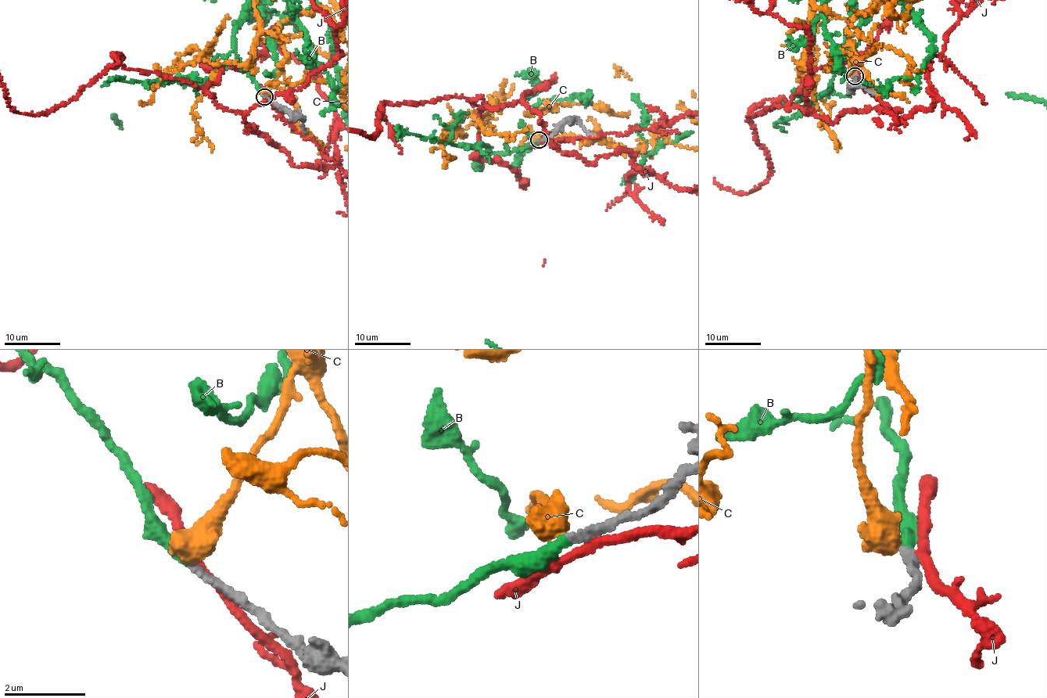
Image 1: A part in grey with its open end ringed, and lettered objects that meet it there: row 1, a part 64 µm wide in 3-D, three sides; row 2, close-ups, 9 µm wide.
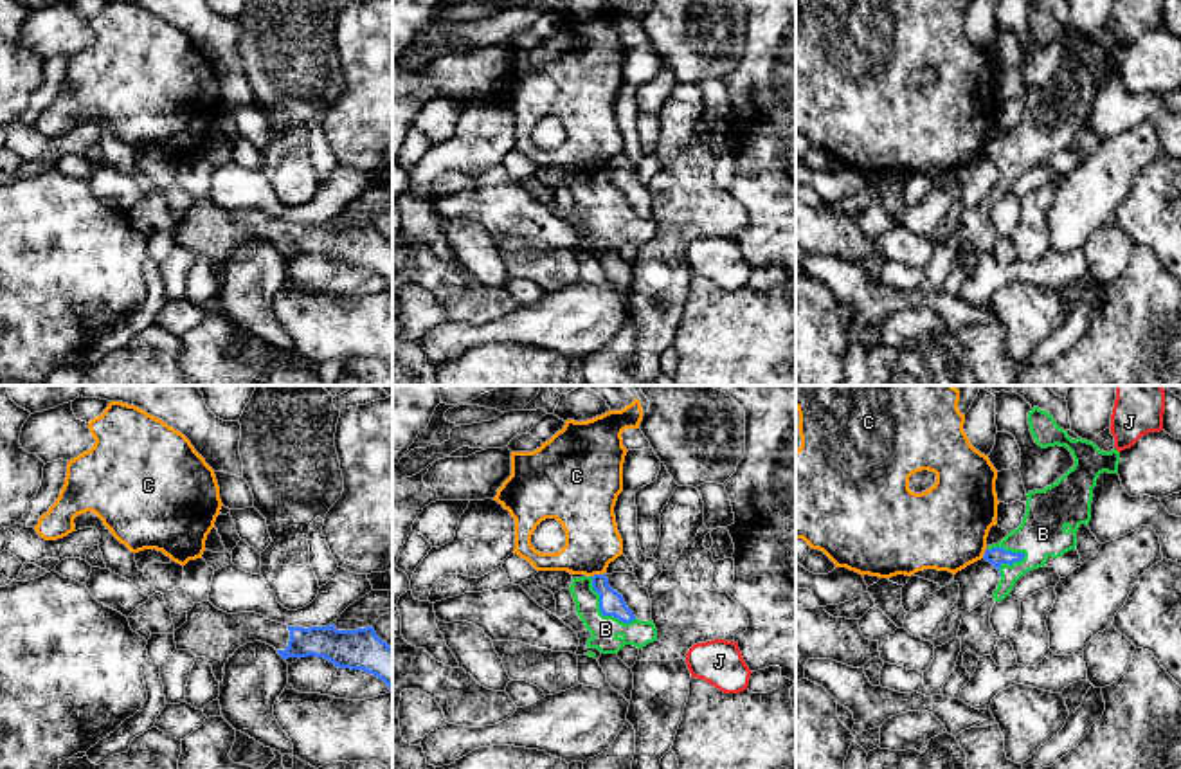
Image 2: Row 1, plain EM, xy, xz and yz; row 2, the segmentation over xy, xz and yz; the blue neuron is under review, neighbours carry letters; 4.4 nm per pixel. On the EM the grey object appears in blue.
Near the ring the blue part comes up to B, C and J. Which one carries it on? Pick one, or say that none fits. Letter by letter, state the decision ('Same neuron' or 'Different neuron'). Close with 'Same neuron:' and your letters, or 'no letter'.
B: Same neuron
C: Different neuron
J: Different neuron
Same neuron: B

